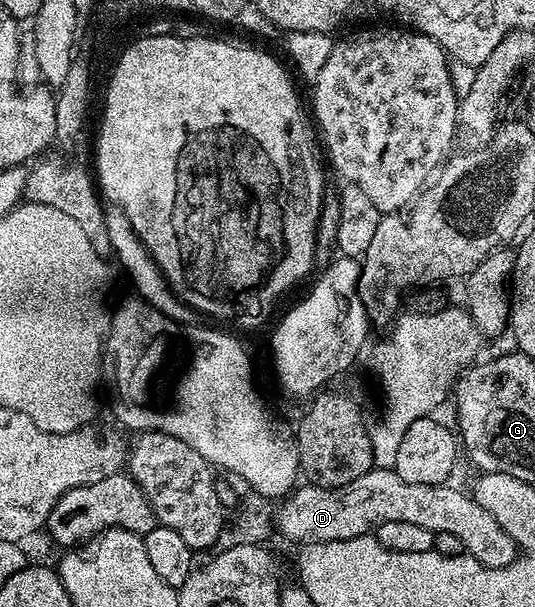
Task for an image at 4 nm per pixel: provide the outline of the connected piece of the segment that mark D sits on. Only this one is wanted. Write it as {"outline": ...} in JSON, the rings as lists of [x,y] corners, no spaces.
{"outline":[[[373,467],[370,472],[348,485],[337,488],[319,488],[311,483],[296,487],[278,505],[273,524],[287,540],[299,540],[300,545],[324,544],[348,540],[374,533],[381,522],[413,522],[430,532],[457,534],[466,555],[479,560],[487,568],[504,568],[517,559],[513,538],[497,526],[497,518],[475,501],[474,495],[458,492],[447,484],[421,486],[405,482],[389,468]]]}

